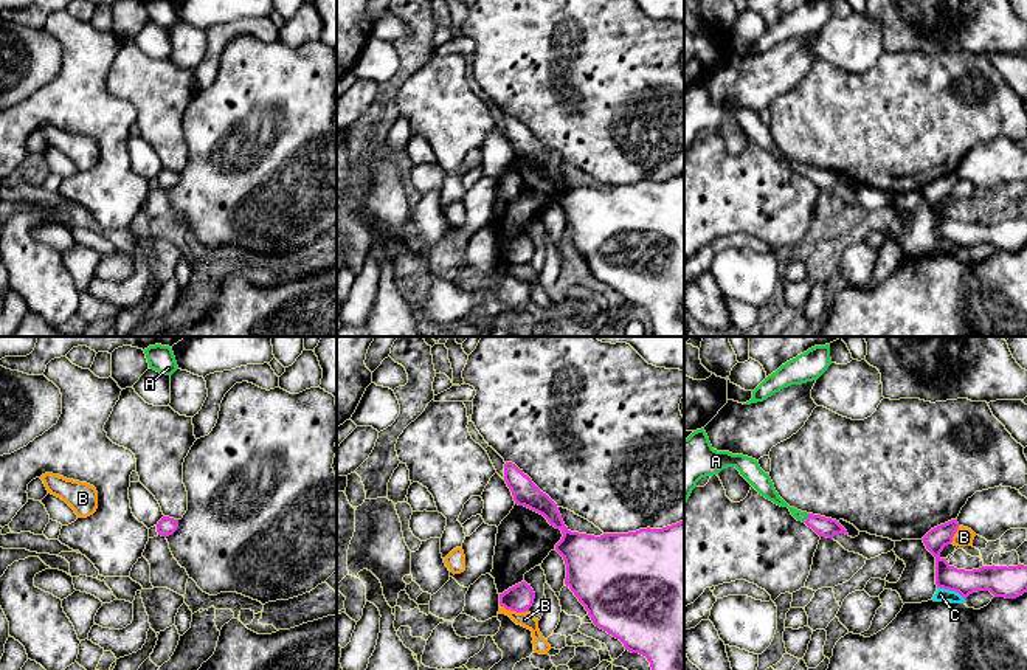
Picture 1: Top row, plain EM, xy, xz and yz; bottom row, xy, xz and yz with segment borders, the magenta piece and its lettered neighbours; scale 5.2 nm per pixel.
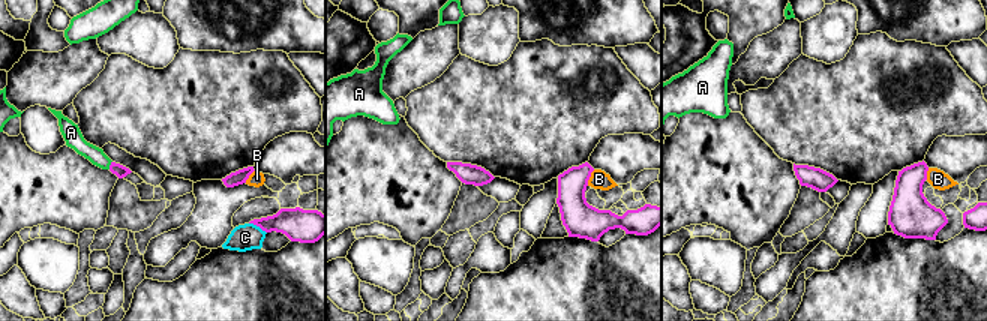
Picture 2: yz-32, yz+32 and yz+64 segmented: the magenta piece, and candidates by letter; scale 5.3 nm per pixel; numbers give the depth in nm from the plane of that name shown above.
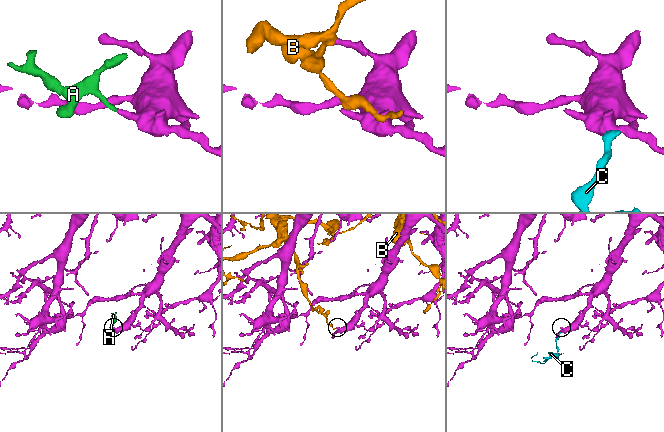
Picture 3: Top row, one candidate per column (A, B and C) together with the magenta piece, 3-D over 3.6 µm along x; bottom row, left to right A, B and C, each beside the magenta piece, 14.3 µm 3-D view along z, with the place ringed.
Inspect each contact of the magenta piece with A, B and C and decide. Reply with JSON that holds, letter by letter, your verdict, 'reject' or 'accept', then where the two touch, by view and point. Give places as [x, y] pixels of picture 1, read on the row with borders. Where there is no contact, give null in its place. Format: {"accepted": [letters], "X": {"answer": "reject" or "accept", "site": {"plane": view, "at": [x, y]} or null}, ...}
{"accepted": ["A"], "A": {"answer": "accept", "site": {"plane": "yz", "at": [807, 518]}}, "B": {"answer": "reject", "site": {"plane": "xz", "at": [514, 610]}}, "C": {"answer": "reject", "site": {"plane": "yz", "at": [951, 590]}}}

